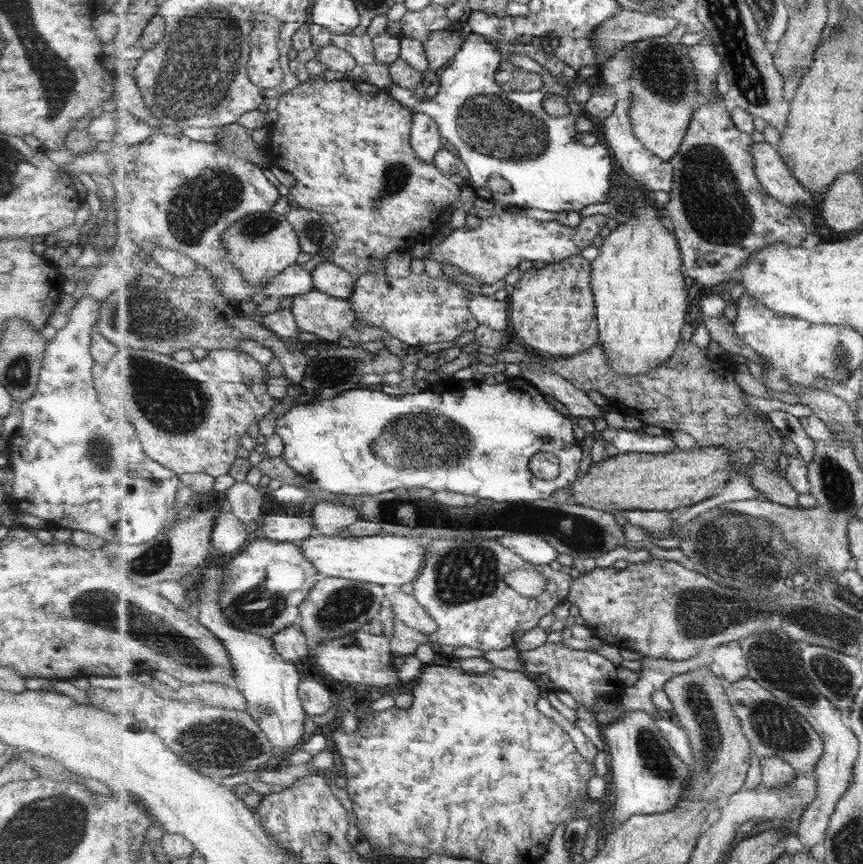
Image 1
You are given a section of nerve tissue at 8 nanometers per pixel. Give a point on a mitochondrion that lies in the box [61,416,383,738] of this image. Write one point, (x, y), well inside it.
(107, 613)

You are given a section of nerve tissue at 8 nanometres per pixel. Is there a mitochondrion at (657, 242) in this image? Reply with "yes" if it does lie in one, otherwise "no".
no

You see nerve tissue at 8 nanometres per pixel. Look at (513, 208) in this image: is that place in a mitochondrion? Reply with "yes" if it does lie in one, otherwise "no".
no

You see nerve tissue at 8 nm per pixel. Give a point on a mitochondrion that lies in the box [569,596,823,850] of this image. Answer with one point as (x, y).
(779, 730)

